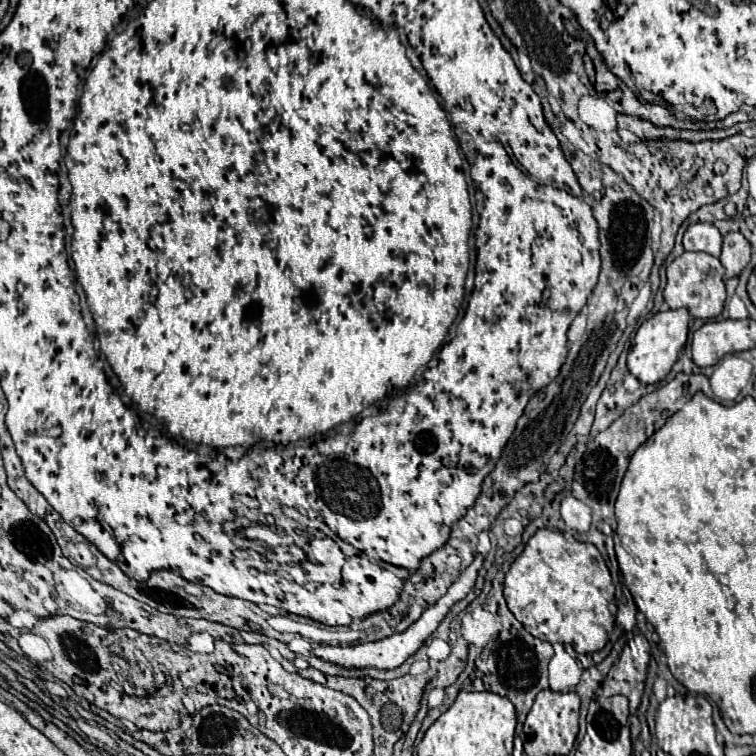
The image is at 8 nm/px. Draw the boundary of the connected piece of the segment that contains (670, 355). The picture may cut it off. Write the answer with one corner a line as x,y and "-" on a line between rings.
686,307
676,309
676,311
666,311
666,313
656,313
650,319
646,319
640,329
636,331
636,337
632,341
630,353
628,353
628,369
634,377
640,379
640,383
660,383
672,369
672,365
678,359
678,353
682,351
686,337
688,337
688,323
690,323
690,313

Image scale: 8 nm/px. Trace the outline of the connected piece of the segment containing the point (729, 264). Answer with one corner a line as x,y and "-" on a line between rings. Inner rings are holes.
740,231
726,233
724,245
722,245
722,255
720,255
720,261
726,269
724,277
726,279
738,277
742,273
742,269
750,263
750,255
752,255
752,245

